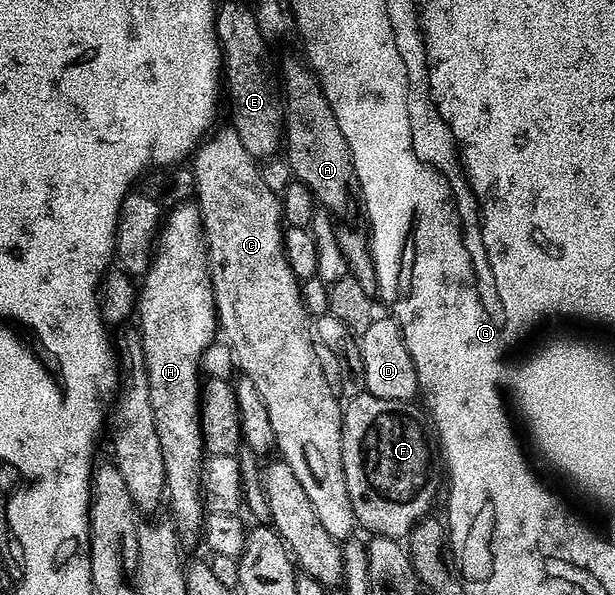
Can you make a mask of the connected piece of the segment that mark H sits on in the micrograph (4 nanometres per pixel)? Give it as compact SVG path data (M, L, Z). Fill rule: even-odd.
M193 202L182 203L179 207L169 208L164 222L159 230L157 240L154 245L154 254L150 257L150 267L145 275L140 279L140 290L136 295L136 330L142 336L142 348L146 358L146 372L148 373L148 397L152 397L152 413L156 417L156 437L160 437L160 449L164 453L164 469L166 470L166 495L168 496L168 507L174 514L172 523L183 536L199 534L200 528L204 522L204 496L200 490L200 476L202 473L202 464L204 462L204 448L202 445L202 426L200 424L200 364L204 349L215 342L219 334L218 310L214 307L214 290L210 284L210 265L206 262L206 234L202 228L202 215L198 212L197 206Z

